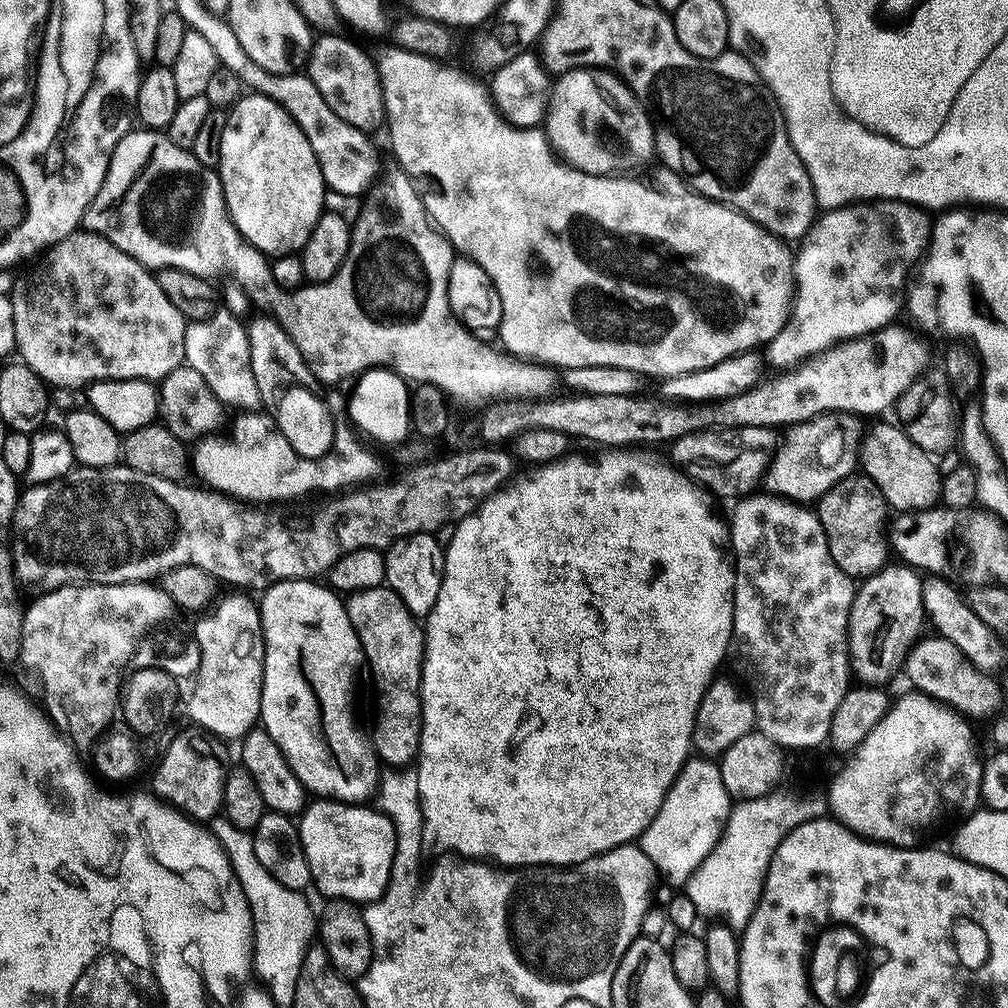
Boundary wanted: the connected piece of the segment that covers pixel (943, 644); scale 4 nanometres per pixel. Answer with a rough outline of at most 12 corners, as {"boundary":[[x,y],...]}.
{"boundary":[[939,634],[904,659],[909,685],[969,719],[993,717],[1001,685]]}

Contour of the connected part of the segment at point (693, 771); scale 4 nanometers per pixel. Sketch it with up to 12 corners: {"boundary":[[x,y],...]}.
{"boundary":[[689,757],[638,846],[687,883],[732,799],[719,763]]}

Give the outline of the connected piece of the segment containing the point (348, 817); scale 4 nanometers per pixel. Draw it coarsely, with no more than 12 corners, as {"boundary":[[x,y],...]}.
{"boundary":[[316,798],[298,827],[314,888],[361,906],[387,889],[391,818]]}

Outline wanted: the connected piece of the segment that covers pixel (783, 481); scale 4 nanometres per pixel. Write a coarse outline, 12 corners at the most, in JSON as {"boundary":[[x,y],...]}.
{"boundary":[[859,417],[787,425],[762,484],[803,506],[859,461]]}

